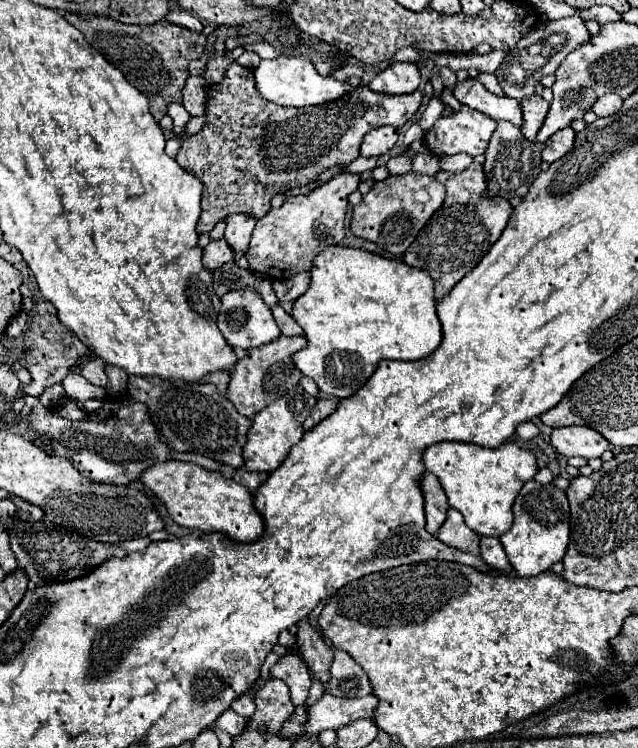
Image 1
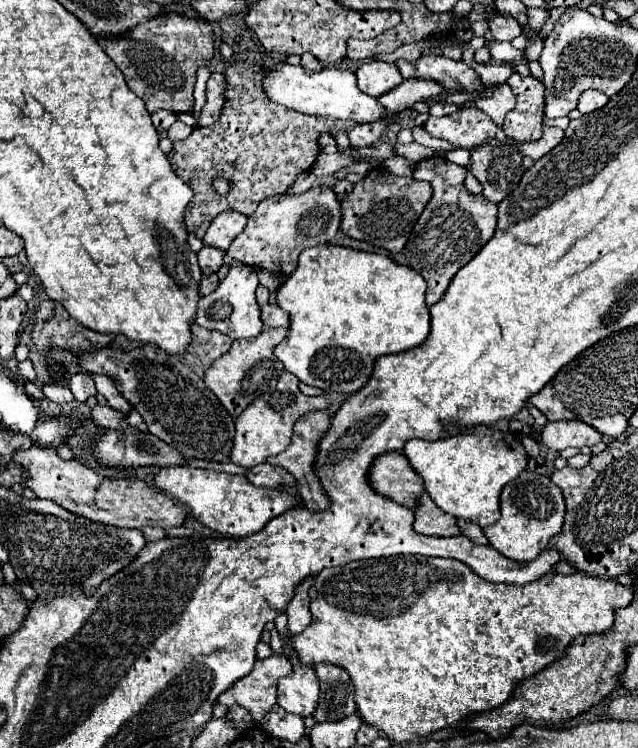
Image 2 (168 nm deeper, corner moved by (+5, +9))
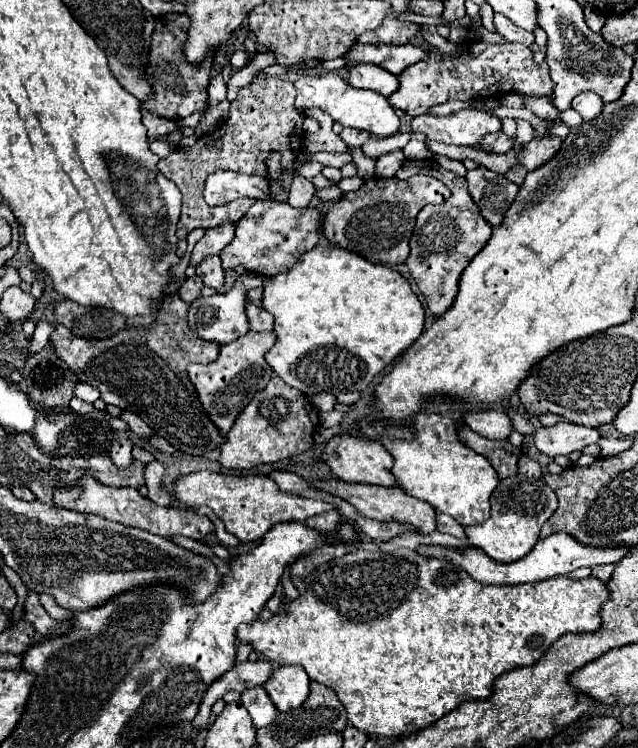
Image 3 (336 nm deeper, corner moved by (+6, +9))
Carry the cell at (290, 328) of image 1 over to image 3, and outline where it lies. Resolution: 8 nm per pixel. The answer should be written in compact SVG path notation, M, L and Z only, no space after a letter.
M249 303L247 305L247 317L251 323L251 331L273 331L275 317L271 313L267 313L263 307Z

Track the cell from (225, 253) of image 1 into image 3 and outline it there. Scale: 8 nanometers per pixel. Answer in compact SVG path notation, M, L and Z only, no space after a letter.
M207 255L197 267L197 275L203 279L205 285L221 291L223 281L225 281L225 273L223 273L223 267L221 267L221 257L219 255Z

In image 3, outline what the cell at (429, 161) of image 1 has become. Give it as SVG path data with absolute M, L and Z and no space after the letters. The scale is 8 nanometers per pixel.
M307 109L305 115L307 117L313 117L321 125L321 131L319 133L305 137L305 149L303 149L305 153L311 153L311 151L349 153L349 147L343 143L343 139L333 133L333 129L331 129L333 119L327 113L321 113L321 109Z

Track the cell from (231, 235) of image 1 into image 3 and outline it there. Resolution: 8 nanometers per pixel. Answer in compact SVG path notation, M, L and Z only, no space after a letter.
M223 223L213 229L207 229L191 253L191 265L199 265L205 255L219 255L221 249L229 245L233 235L235 235L235 223Z

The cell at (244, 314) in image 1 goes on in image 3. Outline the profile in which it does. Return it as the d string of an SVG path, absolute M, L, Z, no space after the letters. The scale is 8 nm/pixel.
M243 273L237 277L237 281L233 283L233 287L227 293L215 293L211 297L199 297L197 301L191 303L189 309L189 327L195 329L203 339L209 341L217 341L221 345L235 341L237 337L245 335L249 331L249 319L245 313L245 305L247 305L247 293L255 287L263 285L263 277L257 273Z

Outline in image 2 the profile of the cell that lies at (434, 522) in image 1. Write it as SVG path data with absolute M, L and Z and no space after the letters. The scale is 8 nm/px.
M382 453L374 459L370 469L372 489L396 503L414 509L418 495L424 491L422 479L408 465L402 453Z

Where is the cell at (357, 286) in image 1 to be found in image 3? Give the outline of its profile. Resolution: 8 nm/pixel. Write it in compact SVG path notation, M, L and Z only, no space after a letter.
M315 247L309 253L305 253L303 257L299 257L297 265L293 265L291 271L269 277L263 281L263 285L265 285L263 307L275 315L275 333L277 333L277 343L267 351L265 359L273 367L273 371L283 381L287 381L287 385L291 385L303 393L309 393L309 395L321 393L321 391L327 391L333 395L337 395L341 391L363 391L379 371L383 371L397 355L401 355L409 345L413 345L417 341L417 337L423 333L423 327L425 327L425 309L423 309L419 297L413 293L409 281L399 271L395 271L383 263L371 263L361 255L349 253L349 251L339 249L339 247Z

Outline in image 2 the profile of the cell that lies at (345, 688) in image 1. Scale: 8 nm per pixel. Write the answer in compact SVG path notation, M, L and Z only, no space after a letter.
M316 665L316 677L320 681L320 699L314 711L314 719L318 723L340 721L352 713L356 713L354 703L354 685L344 669L336 665Z

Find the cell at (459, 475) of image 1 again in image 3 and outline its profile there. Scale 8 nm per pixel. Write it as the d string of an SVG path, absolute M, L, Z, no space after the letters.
M423 413L415 417L417 435L413 441L383 437L381 443L395 459L393 475L405 493L431 503L437 513L447 513L463 527L469 527L489 519L489 497L501 479L485 455L459 441L457 433L463 425L463 421L453 421L443 415Z

